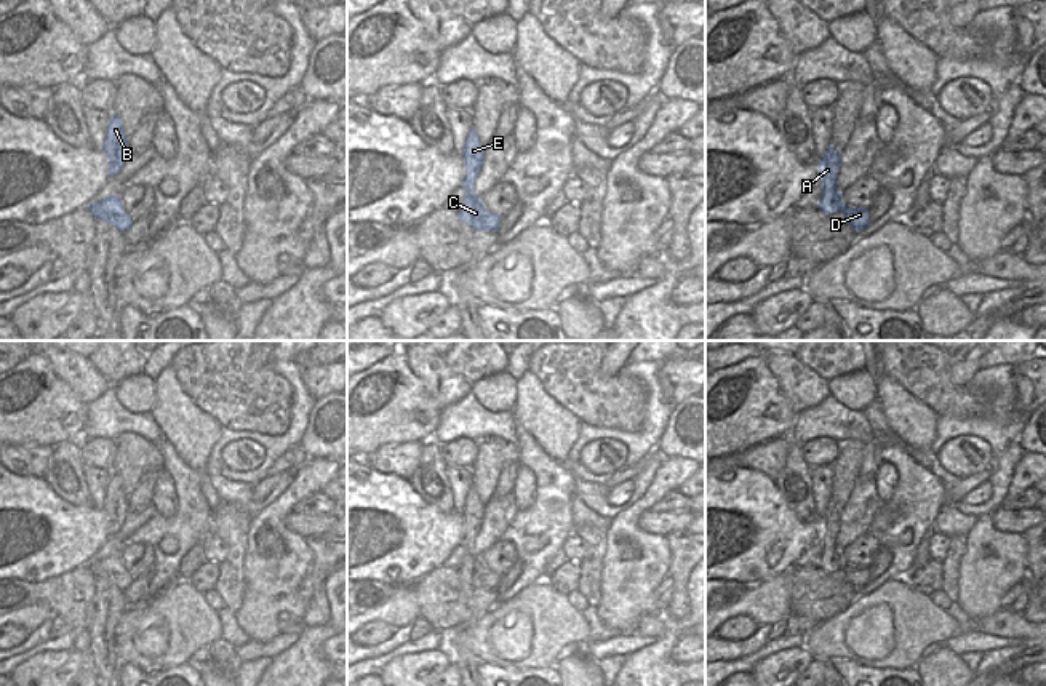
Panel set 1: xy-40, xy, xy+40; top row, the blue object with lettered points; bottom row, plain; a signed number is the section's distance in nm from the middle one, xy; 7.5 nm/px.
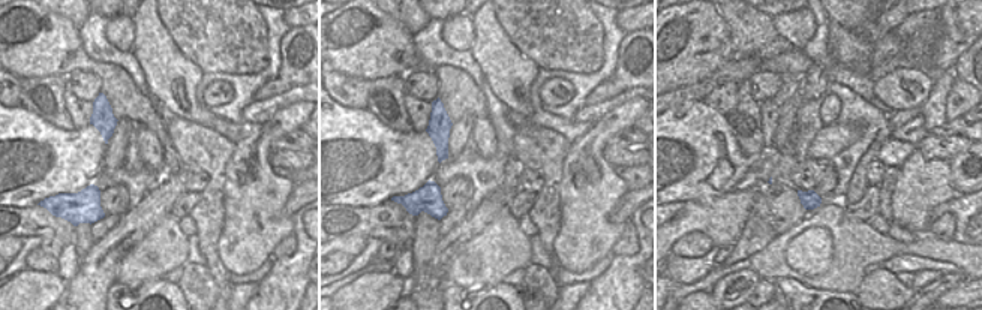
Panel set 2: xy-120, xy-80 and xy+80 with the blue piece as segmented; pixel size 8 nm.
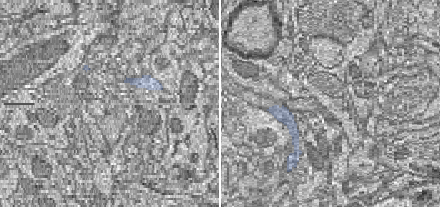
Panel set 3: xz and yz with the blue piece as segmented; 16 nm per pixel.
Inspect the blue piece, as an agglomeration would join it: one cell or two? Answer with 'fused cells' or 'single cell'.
fused cells

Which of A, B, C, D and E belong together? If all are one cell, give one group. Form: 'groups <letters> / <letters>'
groups A B E / C D

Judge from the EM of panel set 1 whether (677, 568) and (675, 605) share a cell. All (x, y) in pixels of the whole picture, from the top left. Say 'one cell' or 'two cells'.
one cell

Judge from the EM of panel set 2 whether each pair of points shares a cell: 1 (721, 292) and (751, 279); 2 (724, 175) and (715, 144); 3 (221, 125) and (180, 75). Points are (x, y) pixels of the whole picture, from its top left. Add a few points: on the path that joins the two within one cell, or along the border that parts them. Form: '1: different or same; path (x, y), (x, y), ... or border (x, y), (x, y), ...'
1: same; path (727, 285), (738, 276), (744, 277)
2: same; path (717, 168), (714, 166), (714, 152)
3: same; path (207, 119), (189, 101), (186, 89)

